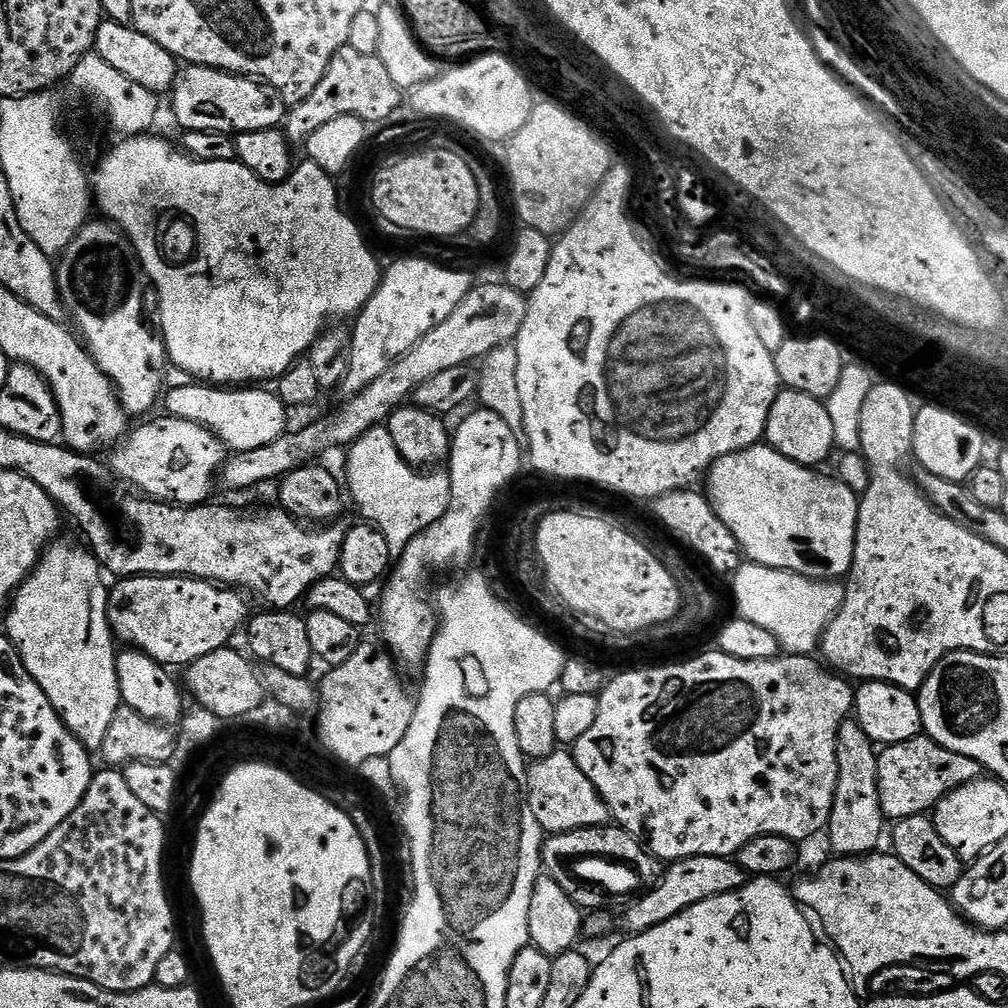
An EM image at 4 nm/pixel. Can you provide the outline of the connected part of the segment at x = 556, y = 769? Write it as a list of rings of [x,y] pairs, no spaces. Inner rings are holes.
[[[568,750],[551,752],[546,758],[533,760],[527,765],[528,801],[534,818],[538,818],[545,833],[569,832],[586,826],[602,826],[609,823],[608,807],[598,794],[594,782],[582,774],[575,755]]]

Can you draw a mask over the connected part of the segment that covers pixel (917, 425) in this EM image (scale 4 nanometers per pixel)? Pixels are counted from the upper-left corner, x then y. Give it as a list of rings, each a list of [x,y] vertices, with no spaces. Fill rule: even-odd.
[[[935,402],[925,405],[925,408],[920,406],[916,409],[912,439],[914,460],[917,460],[915,463],[930,470],[930,474],[938,474],[938,478],[967,481],[981,467],[983,460],[980,459],[984,456],[984,450],[980,445],[984,442],[985,433],[973,421],[961,416],[959,412],[953,412],[947,406]]]

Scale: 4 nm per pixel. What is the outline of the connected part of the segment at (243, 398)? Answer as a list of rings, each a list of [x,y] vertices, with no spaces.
[[[204,386],[200,396],[168,396],[165,395],[162,404],[165,404],[167,415],[186,418],[190,422],[201,424],[208,428],[225,446],[225,449],[233,453],[245,452],[246,450],[258,450],[258,446],[266,446],[274,442],[279,436],[284,435],[286,425],[284,416],[280,412],[260,412],[260,396],[248,386]]]

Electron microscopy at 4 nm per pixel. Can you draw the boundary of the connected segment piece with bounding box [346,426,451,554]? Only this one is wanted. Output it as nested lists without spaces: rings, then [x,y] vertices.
[[[387,427],[372,428],[355,444],[347,449],[348,469],[346,477],[346,492],[356,503],[367,523],[376,527],[384,535],[393,554],[399,554],[405,546],[420,532],[426,530],[432,523],[438,522],[447,512],[450,496],[450,478],[444,470],[417,470],[404,461],[398,446],[394,446],[394,438],[390,438]]]

